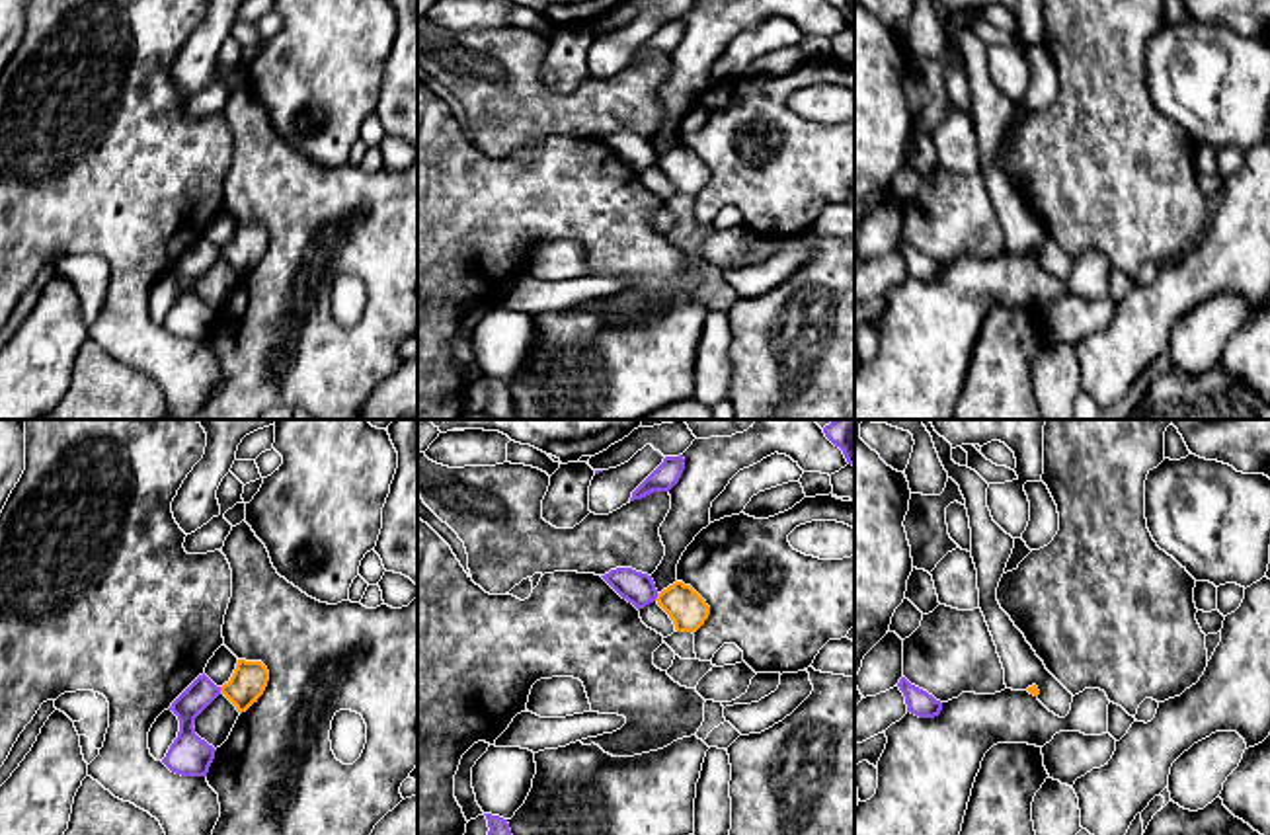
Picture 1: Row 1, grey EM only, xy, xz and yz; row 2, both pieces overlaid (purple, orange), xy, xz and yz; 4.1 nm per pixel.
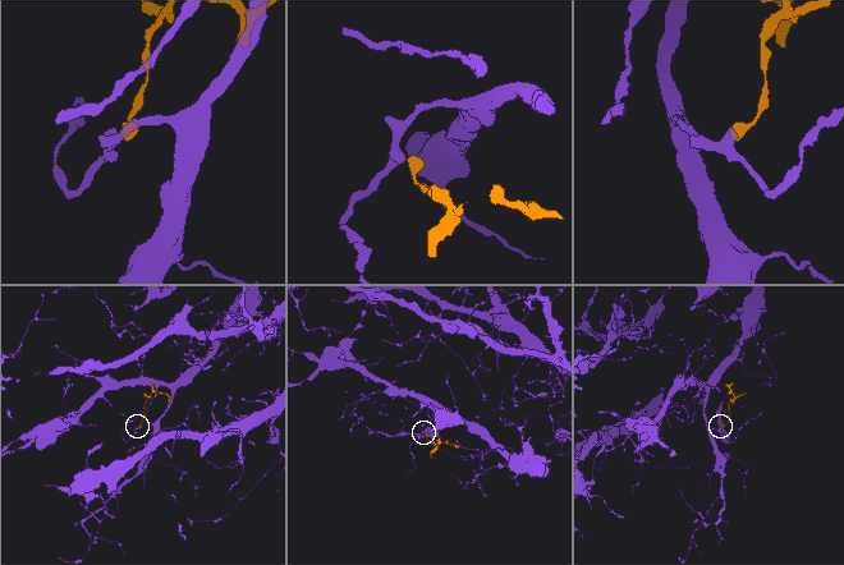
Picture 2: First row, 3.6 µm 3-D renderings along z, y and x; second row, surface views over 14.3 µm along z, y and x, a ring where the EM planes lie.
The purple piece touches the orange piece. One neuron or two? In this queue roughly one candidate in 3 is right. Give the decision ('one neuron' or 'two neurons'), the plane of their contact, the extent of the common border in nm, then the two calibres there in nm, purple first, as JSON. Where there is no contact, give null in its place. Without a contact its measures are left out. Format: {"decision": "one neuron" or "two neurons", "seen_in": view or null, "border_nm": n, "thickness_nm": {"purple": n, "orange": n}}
{"decision": "two neurons", "seen_in": "xy", "border_nm": 30, "thickness_nm": {"purple": 110, "orange": 150}}

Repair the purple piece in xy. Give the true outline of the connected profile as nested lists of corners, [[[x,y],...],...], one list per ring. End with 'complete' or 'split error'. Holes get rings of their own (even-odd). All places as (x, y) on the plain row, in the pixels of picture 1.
[[[205,236],[199,238],[174,265],[172,273],[179,283],[179,295],[162,326],[181,339],[207,339],[215,322],[215,310],[195,297],[195,281],[220,258]]]; complete

